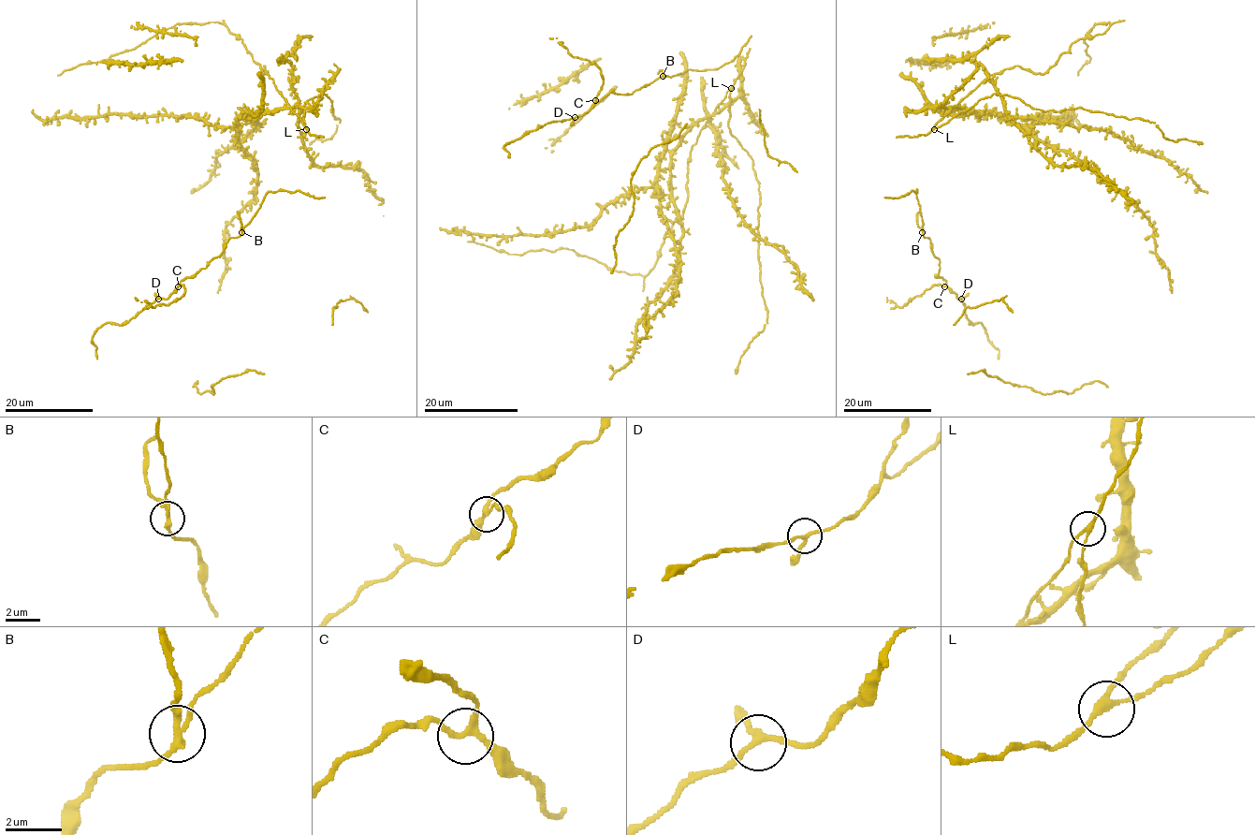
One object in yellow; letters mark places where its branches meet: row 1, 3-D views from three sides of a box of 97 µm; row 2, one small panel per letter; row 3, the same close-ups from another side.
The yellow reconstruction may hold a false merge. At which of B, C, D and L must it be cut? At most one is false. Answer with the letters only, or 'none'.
B

